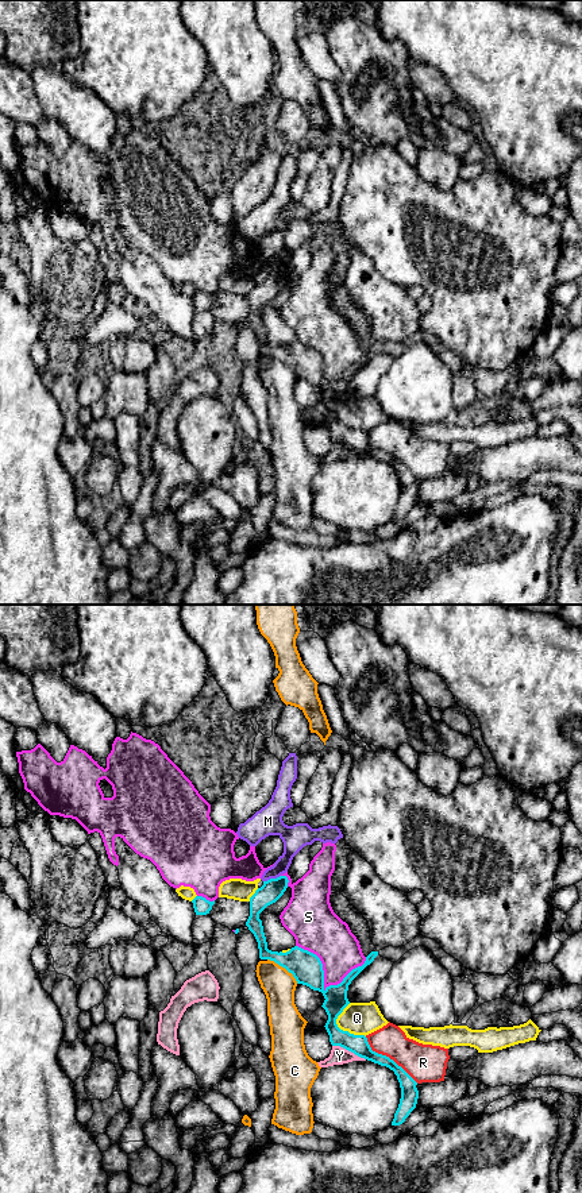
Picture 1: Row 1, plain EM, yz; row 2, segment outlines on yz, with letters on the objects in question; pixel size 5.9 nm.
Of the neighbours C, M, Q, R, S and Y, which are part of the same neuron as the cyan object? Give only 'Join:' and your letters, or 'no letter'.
Join: M

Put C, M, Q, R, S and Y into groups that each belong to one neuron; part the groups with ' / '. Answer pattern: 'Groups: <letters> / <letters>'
Groups: C / M / Q / R / S / Y

